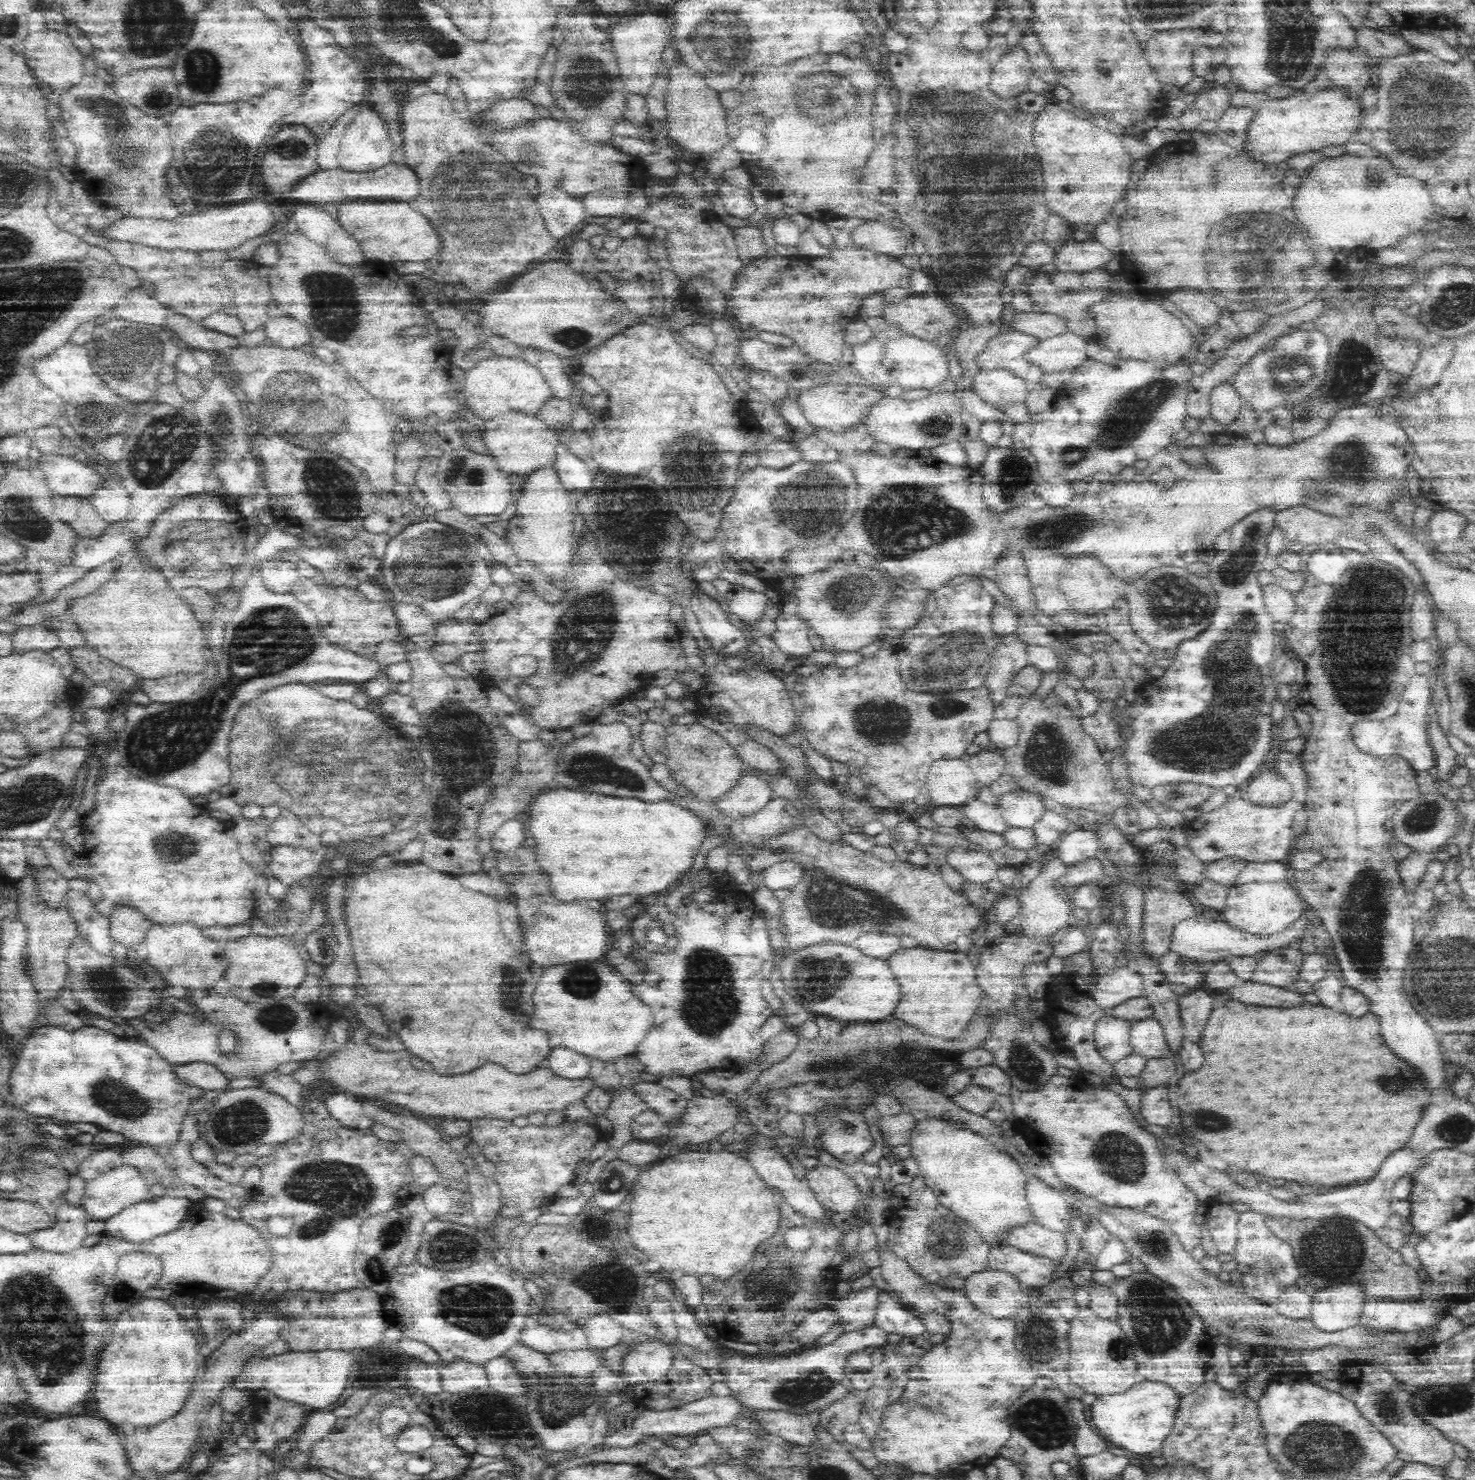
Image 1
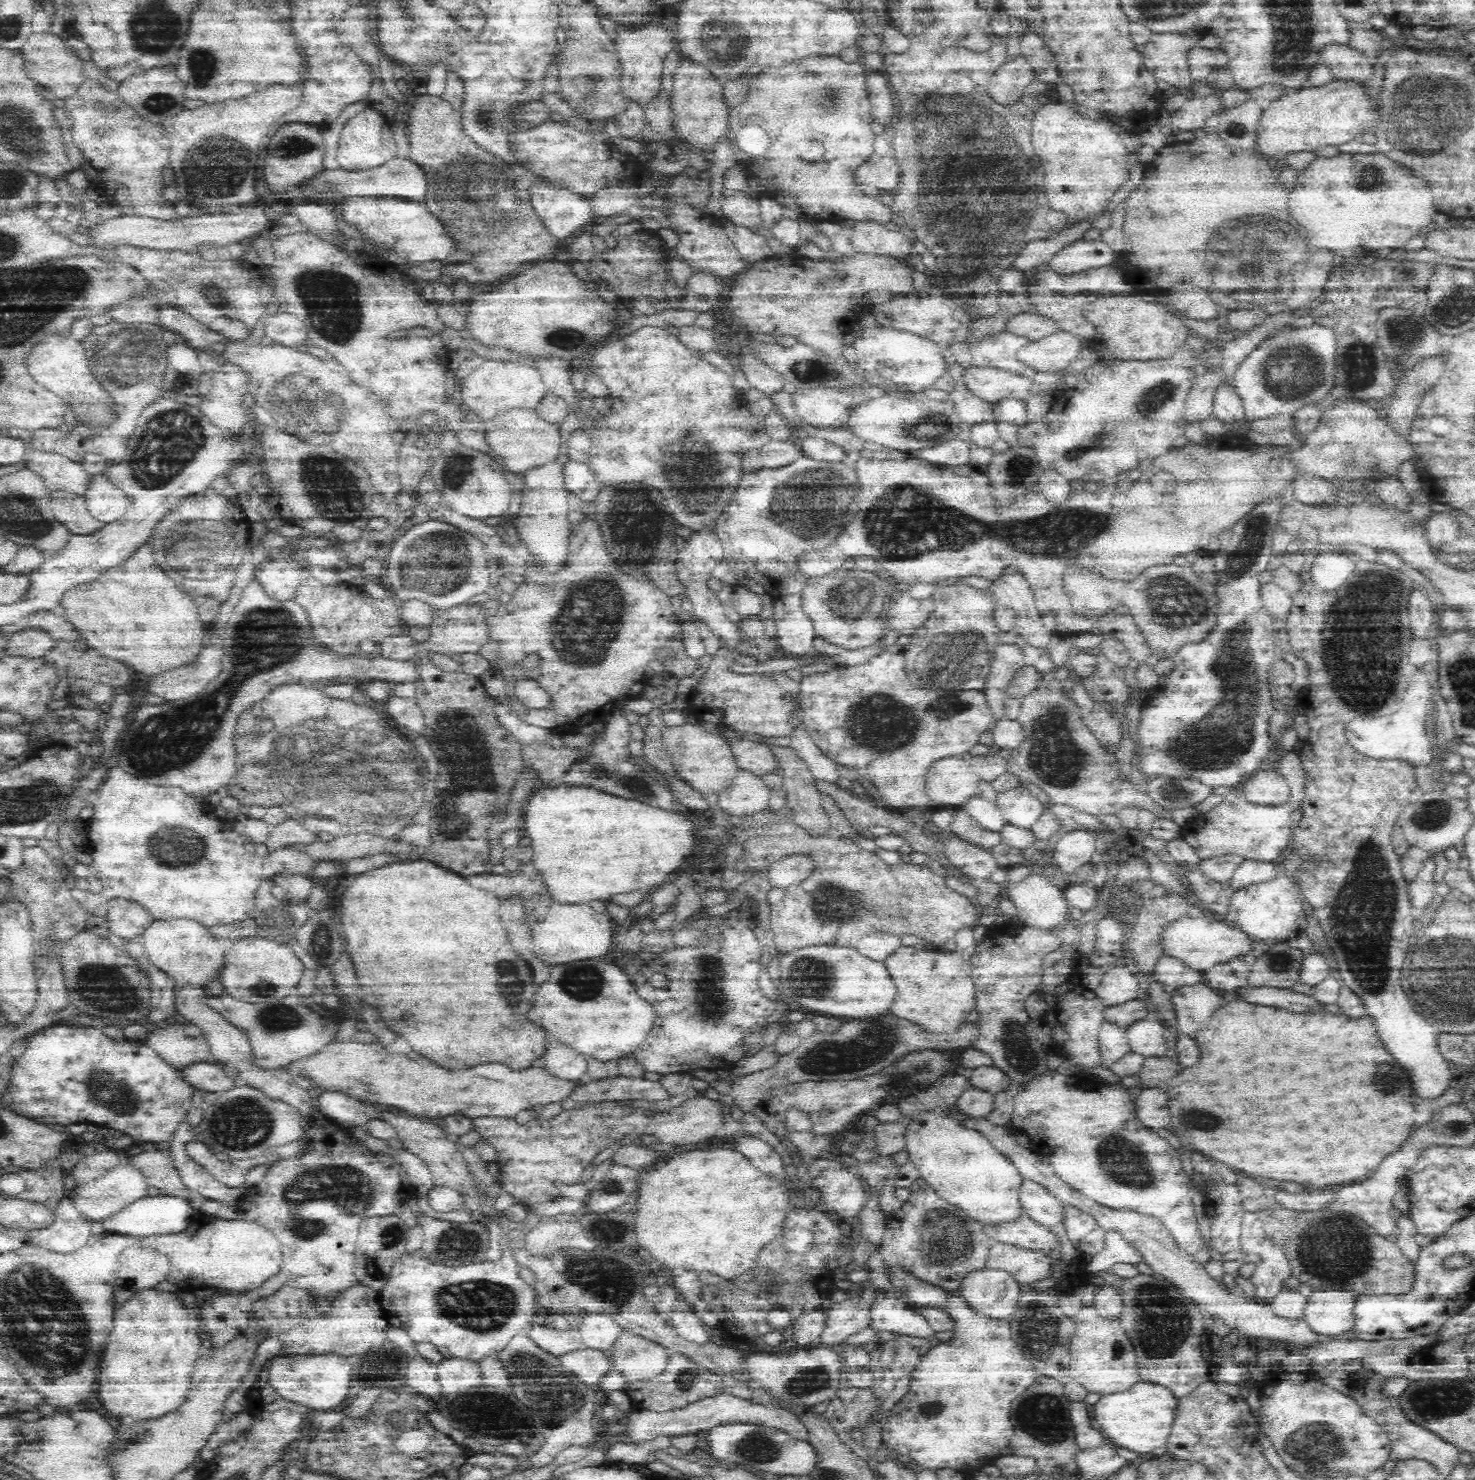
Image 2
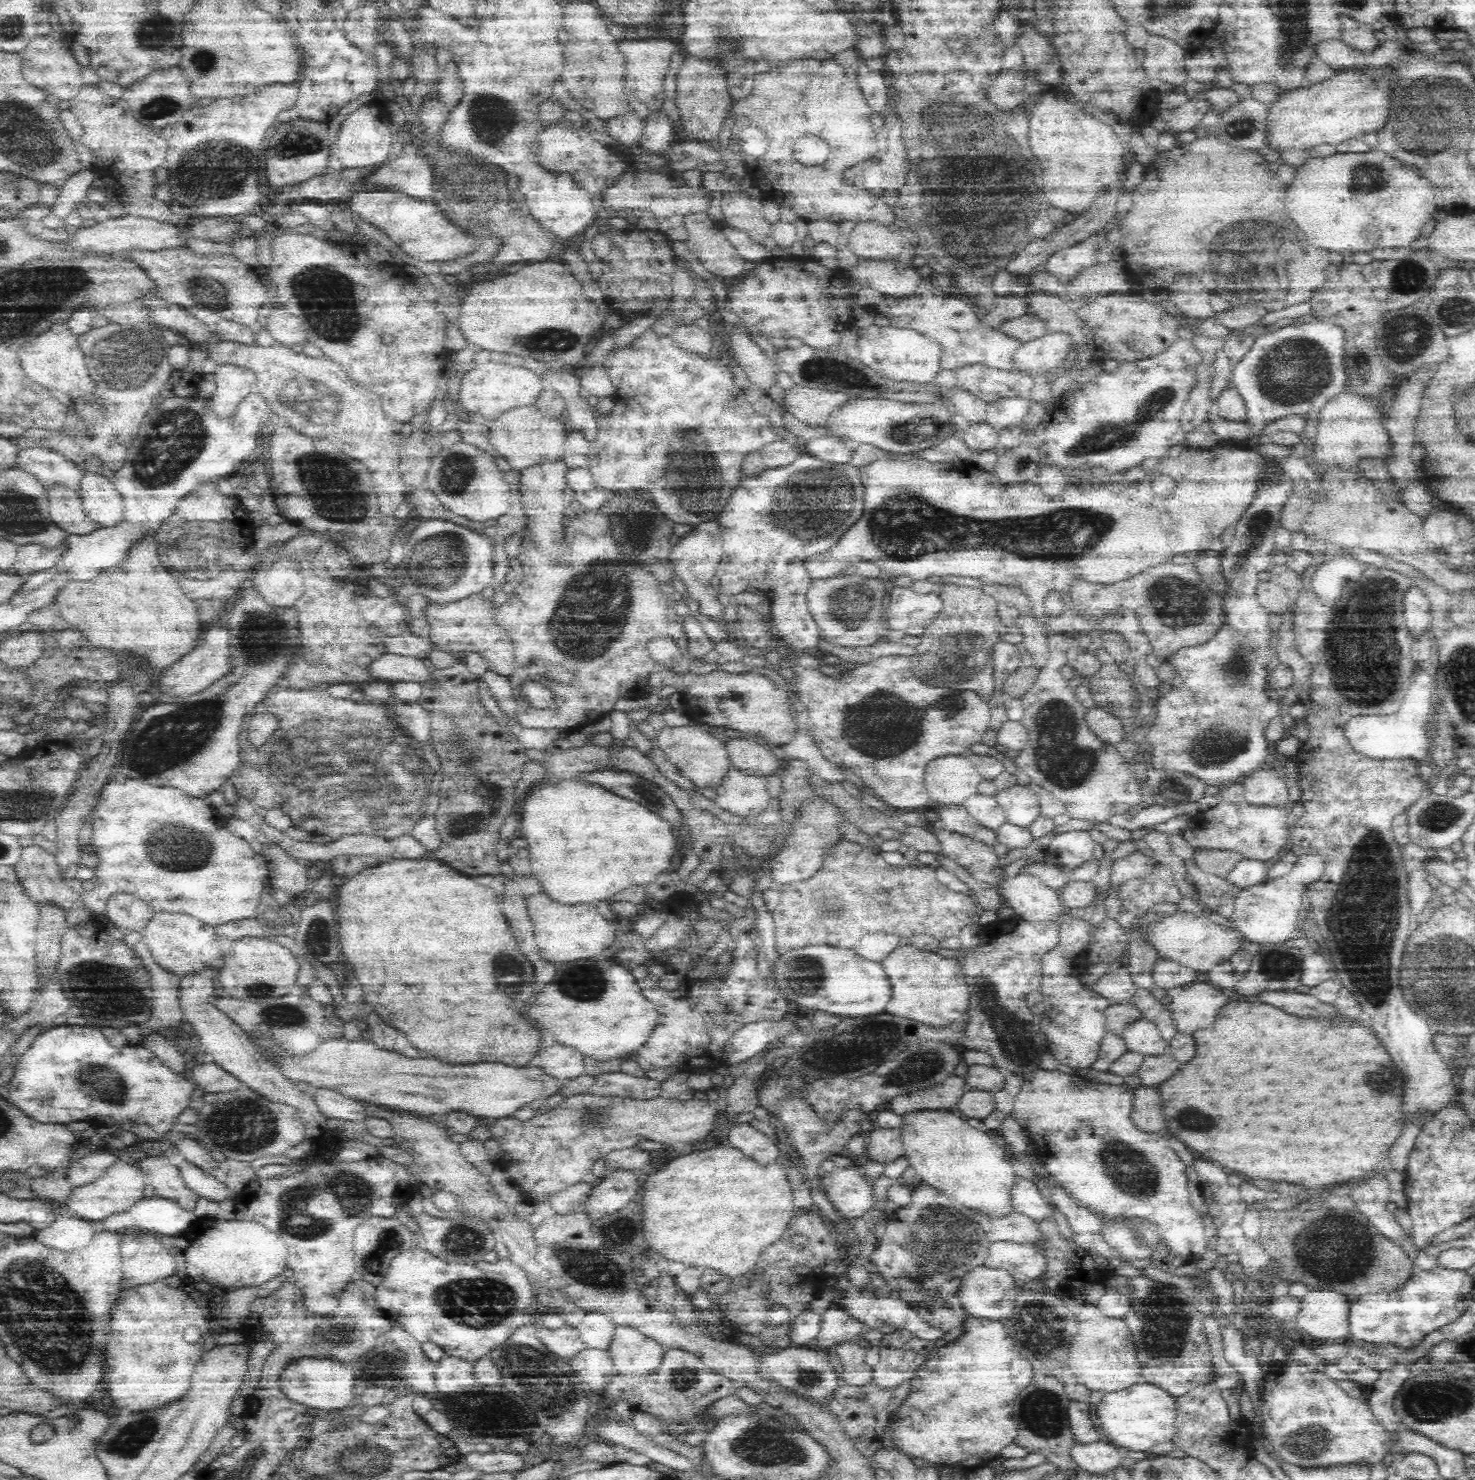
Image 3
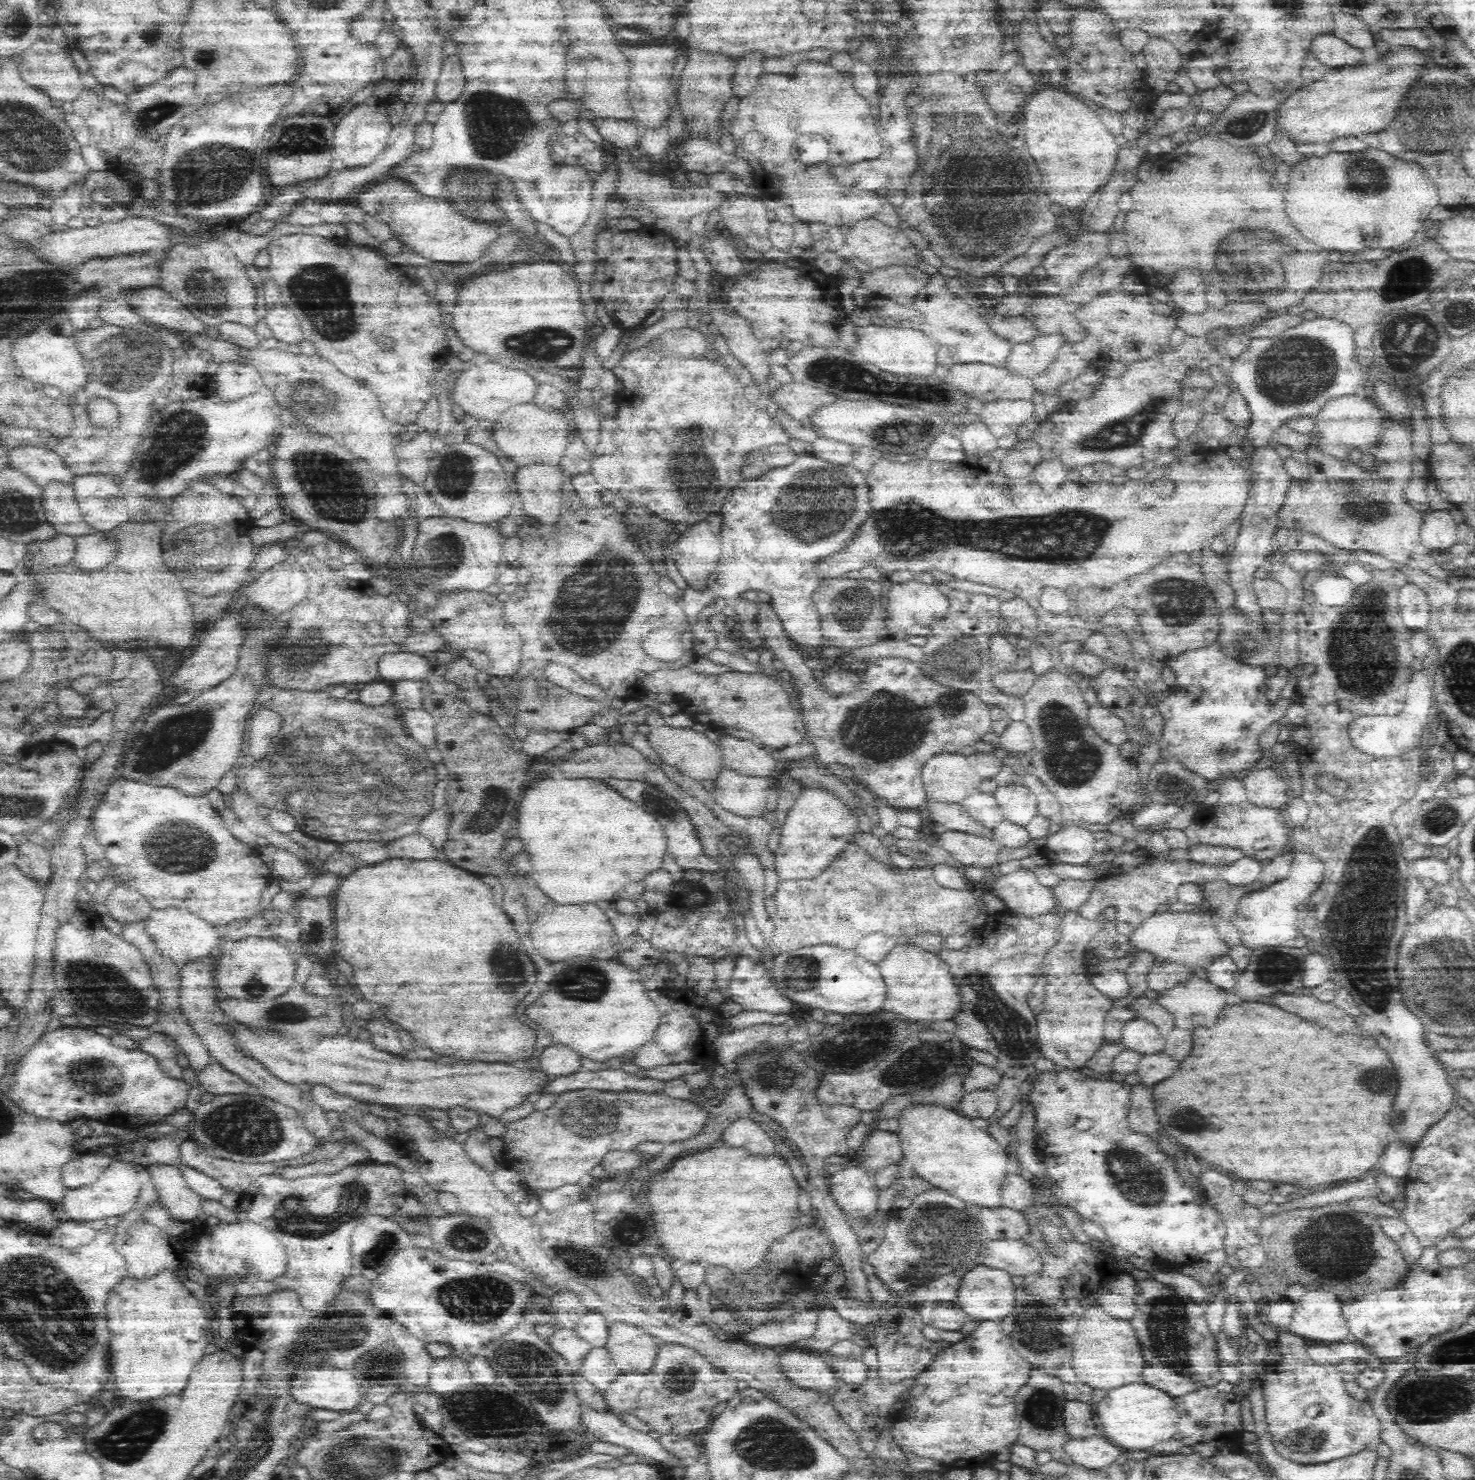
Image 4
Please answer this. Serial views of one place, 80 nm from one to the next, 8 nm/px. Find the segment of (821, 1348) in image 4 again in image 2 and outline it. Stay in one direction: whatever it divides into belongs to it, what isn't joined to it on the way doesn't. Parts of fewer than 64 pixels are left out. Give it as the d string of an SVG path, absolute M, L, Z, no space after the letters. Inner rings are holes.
M873 1286L862 1289L862 1294L838 1297L826 1310L826 1324L818 1343L826 1347L842 1346L847 1338L869 1328L869 1306L876 1300L876 1289Z

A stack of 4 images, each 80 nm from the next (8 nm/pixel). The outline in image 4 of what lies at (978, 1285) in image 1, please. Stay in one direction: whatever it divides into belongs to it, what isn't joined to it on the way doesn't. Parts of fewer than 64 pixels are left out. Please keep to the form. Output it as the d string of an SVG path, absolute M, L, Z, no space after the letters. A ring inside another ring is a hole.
M986 1265L975 1266L962 1277L957 1290L959 1307L972 1321L994 1321L998 1324L1010 1314L1015 1303L1015 1286L1005 1270Z

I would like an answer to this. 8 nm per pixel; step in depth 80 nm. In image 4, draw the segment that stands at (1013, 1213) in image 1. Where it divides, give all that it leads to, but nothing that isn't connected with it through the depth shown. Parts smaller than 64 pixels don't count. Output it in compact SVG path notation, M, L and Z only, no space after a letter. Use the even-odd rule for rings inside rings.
M910 1104L898 1115L899 1138L903 1158L909 1168L926 1182L944 1193L959 1198L965 1203L979 1207L996 1208L1003 1205L1001 1201L1001 1184L1008 1176L1006 1151L986 1131L986 1128L974 1126L972 1120L963 1116L956 1109L937 1106L936 1104Z

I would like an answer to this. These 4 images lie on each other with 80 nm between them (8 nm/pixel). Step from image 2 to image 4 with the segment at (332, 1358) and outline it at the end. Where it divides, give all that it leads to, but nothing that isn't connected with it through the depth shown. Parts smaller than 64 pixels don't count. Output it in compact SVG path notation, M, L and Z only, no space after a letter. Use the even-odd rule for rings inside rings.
M320 1366L320 1368L306 1368L300 1370L294 1380L290 1393L296 1402L300 1402L309 1408L320 1408L320 1410L334 1410L334 1412L348 1413L354 1411L364 1402L364 1390L358 1386L356 1378L345 1368L332 1368L331 1366Z

